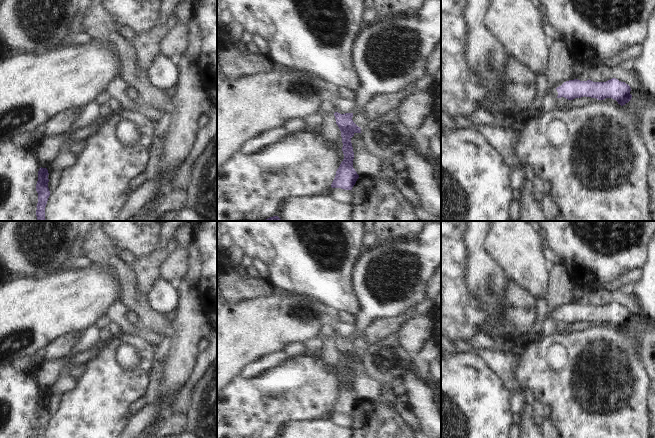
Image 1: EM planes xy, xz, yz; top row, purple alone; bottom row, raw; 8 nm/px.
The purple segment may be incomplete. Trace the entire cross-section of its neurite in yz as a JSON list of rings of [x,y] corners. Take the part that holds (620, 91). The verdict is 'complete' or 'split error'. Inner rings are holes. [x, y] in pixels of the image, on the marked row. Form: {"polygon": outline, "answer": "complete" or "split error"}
{"polygon": [[[612,78],[606,82],[593,82],[590,79],[587,81],[574,79],[564,82],[557,88],[549,87],[546,94],[553,95],[557,98],[564,97],[568,100],[584,96],[598,100],[612,98],[623,106],[632,98],[630,91],[631,88],[628,84],[616,78]]], "answer": "split error"}

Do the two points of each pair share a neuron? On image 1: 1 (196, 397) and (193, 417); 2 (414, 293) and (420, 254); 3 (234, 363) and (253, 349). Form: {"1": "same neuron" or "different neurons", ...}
{"1": "same neuron", "2": "same neuron", "3": "same neuron"}

